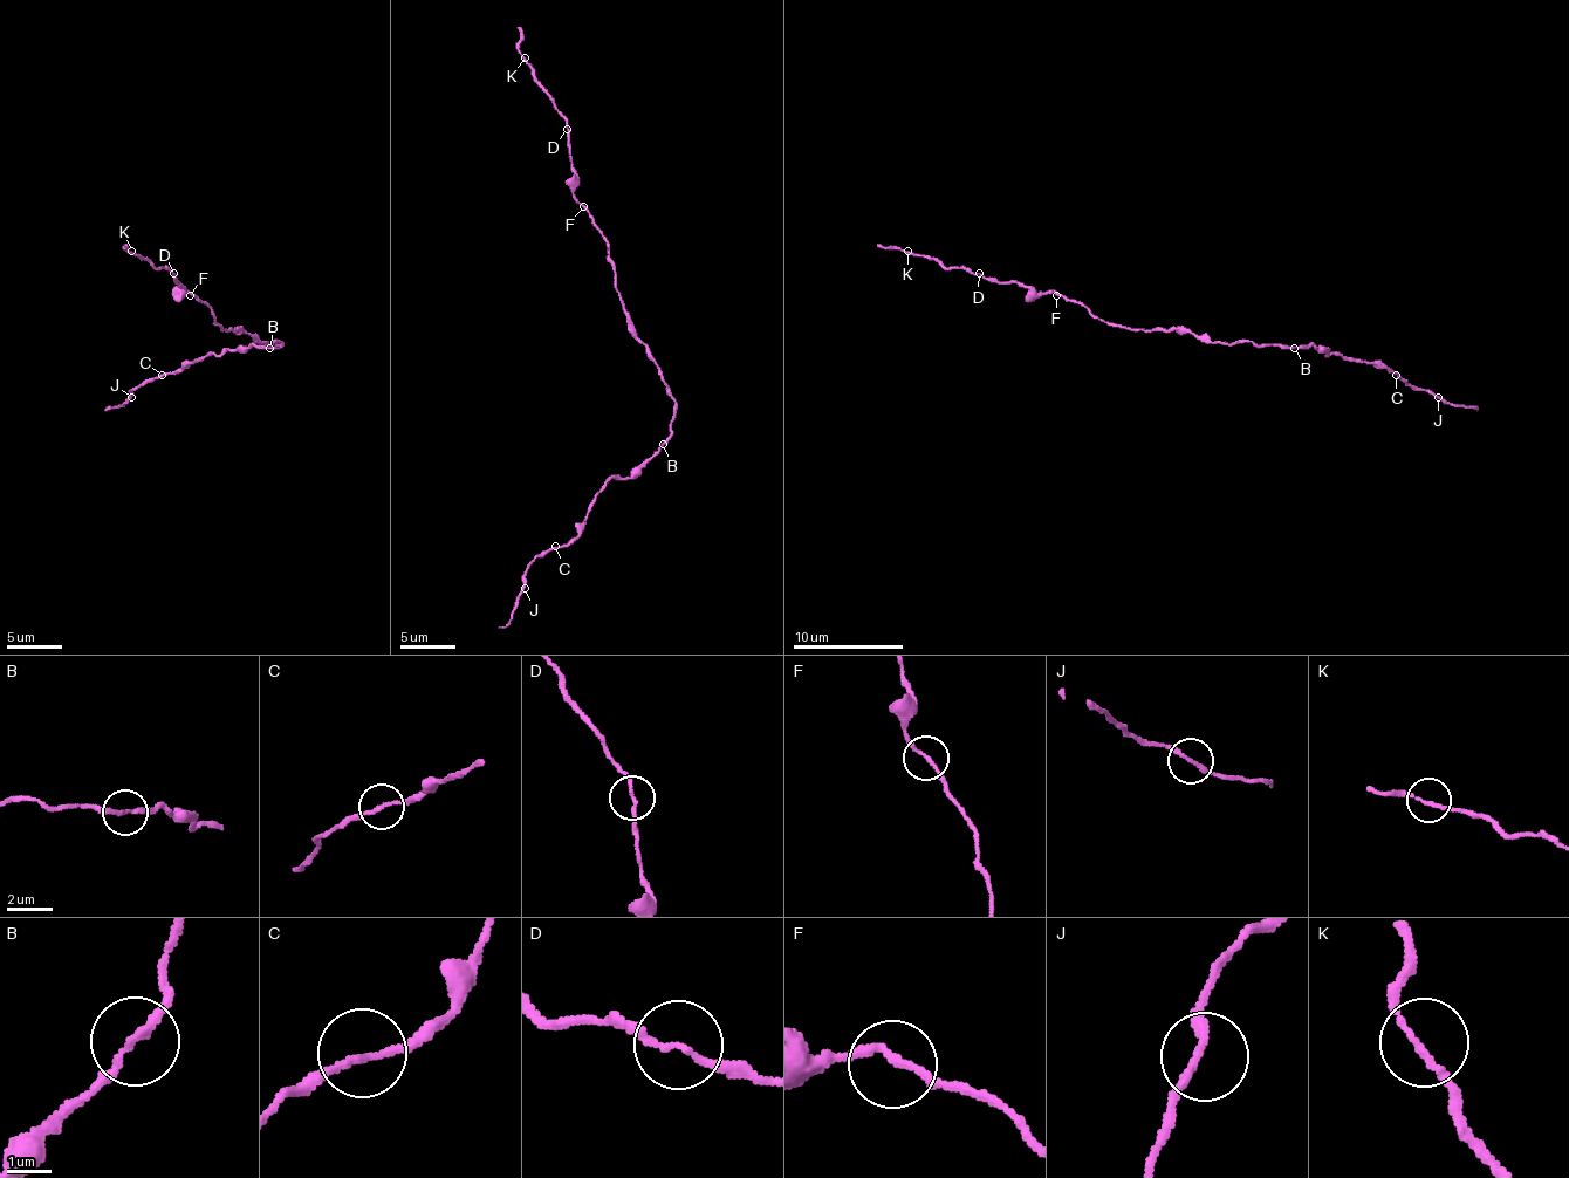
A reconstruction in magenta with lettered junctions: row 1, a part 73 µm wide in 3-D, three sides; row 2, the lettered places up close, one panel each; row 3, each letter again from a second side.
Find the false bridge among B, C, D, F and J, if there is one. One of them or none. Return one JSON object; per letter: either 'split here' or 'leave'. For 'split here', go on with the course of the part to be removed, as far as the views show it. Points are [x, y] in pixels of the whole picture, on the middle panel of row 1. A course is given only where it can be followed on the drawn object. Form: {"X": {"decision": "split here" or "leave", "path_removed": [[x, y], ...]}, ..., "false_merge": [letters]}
{"B": {"decision": "leave"}, "C": {"decision": "leave"}, "D": {"decision": "leave"}, "F": {"decision": "leave"}, "J": {"decision": "leave"}, "false_merge": []}

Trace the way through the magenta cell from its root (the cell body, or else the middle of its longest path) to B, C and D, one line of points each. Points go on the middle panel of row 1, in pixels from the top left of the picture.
B: (646, 353), (658, 367), (675, 403), (671, 436), (663, 444)
C: (646, 353), (675, 403), (671, 436), (628, 478), (614, 478), (597, 494), (583, 529), (555, 546)
D: (646, 353), (616, 289), (608, 242), (573, 192), (575, 168), (567, 129)

